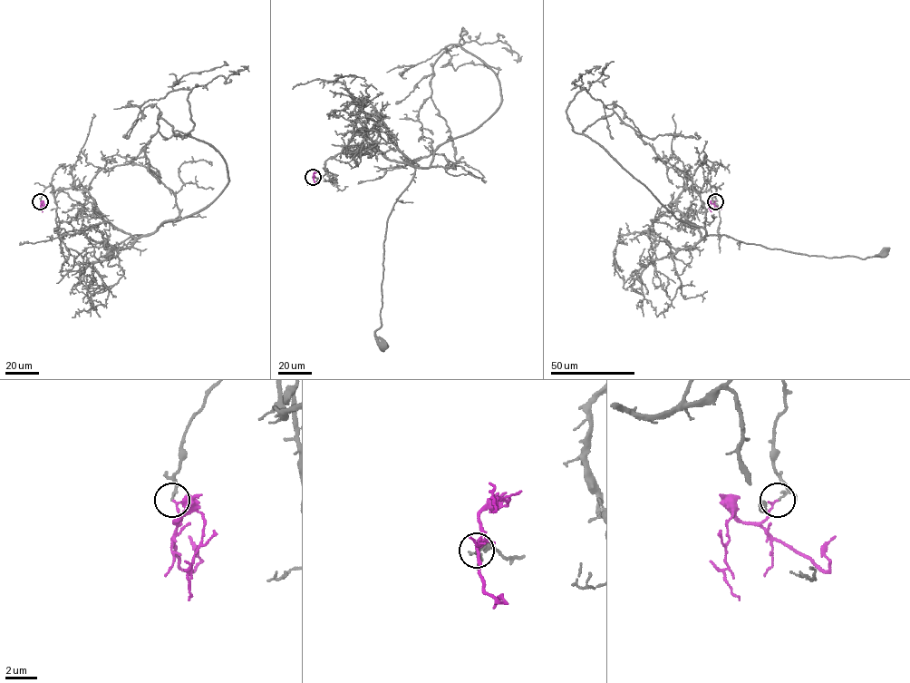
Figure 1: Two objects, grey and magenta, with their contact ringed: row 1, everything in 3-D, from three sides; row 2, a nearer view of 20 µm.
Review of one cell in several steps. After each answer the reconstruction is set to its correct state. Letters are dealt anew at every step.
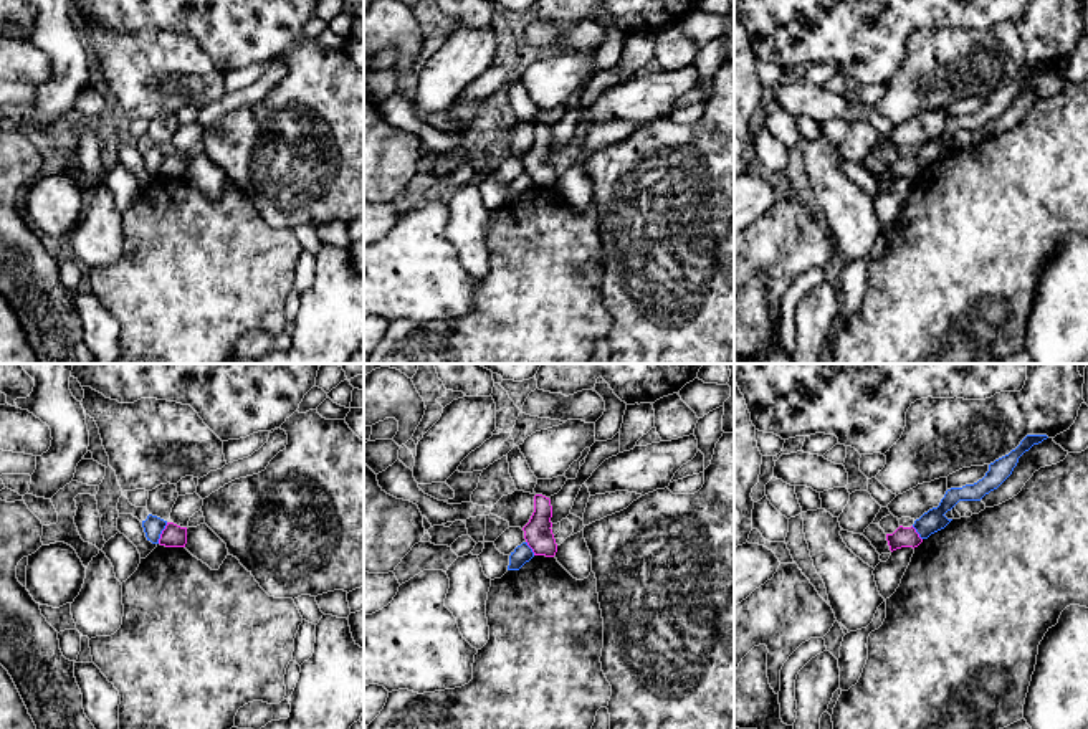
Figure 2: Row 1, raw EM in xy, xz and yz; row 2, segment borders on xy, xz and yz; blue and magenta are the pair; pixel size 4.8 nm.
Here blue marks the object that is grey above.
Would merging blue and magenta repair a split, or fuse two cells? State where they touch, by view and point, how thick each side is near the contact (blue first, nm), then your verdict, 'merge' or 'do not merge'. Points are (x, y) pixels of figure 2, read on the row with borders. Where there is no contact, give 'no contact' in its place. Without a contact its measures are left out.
meets blue in xy at (161, 533); 100 nm thick on the blue side, 110 nm on the other; do not merge

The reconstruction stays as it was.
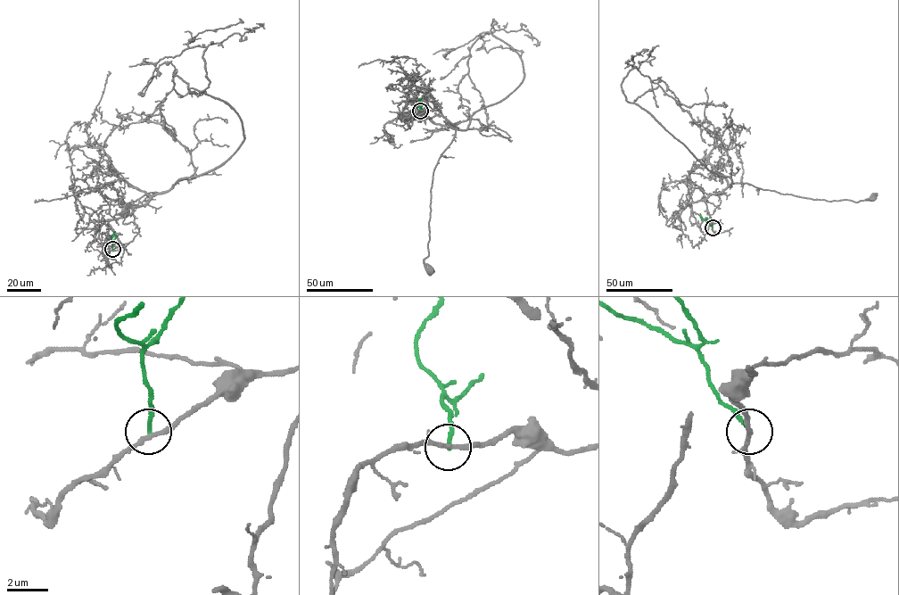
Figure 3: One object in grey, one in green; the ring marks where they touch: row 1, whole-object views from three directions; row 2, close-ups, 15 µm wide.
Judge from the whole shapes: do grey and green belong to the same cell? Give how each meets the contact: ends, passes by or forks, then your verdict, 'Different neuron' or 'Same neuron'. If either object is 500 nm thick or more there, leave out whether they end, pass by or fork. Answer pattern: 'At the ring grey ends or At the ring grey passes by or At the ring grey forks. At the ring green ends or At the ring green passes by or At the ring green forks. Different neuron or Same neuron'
At the ring grey passes by. At the ring green ends. Different neuron

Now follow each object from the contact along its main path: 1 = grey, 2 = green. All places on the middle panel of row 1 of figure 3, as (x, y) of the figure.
1: (419, 111), (438, 109), (437, 103), (437, 109), (456, 130), (433, 171), (428, 255), (424, 260), (430, 271)
2: (419, 111), (417, 103), (422, 98)

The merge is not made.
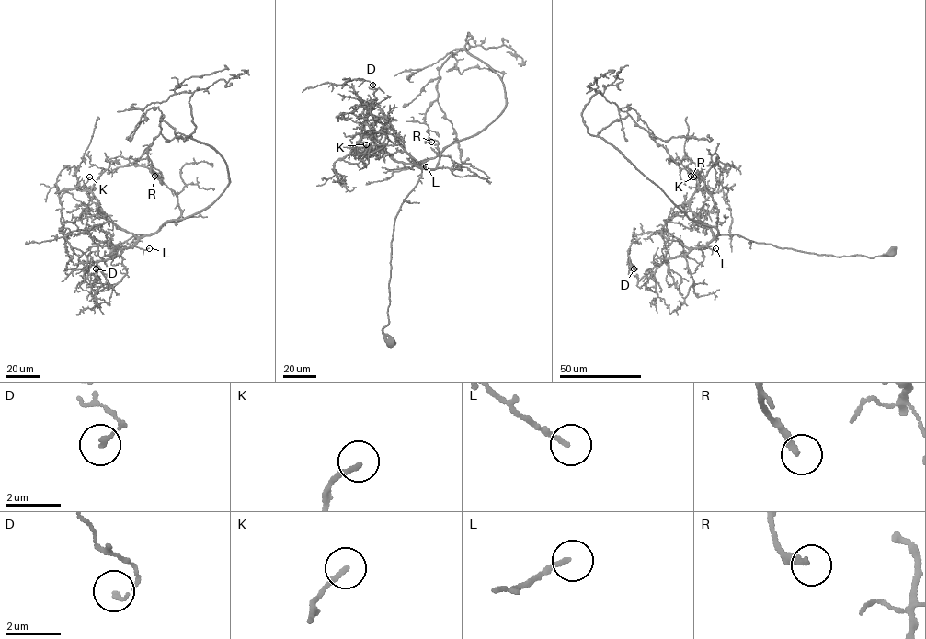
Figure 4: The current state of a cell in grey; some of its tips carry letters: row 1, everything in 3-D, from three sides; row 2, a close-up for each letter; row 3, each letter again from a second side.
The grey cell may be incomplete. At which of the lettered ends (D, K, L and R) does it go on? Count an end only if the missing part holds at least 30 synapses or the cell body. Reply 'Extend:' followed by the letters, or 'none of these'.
Extend: K

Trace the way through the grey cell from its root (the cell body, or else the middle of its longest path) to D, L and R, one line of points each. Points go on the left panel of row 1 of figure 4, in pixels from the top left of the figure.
D: (113, 252), (144, 234), (120, 249), (87, 229), (68, 233), (66, 241), (96, 268)
L: (113, 252), (106, 256), (111, 257), (119, 244), (137, 234), (144, 234), (135, 245), (149, 248)
R: (113, 252), (206, 210), (229, 182), (224, 159), (176, 132), (163, 115), (148, 153), (154, 176)

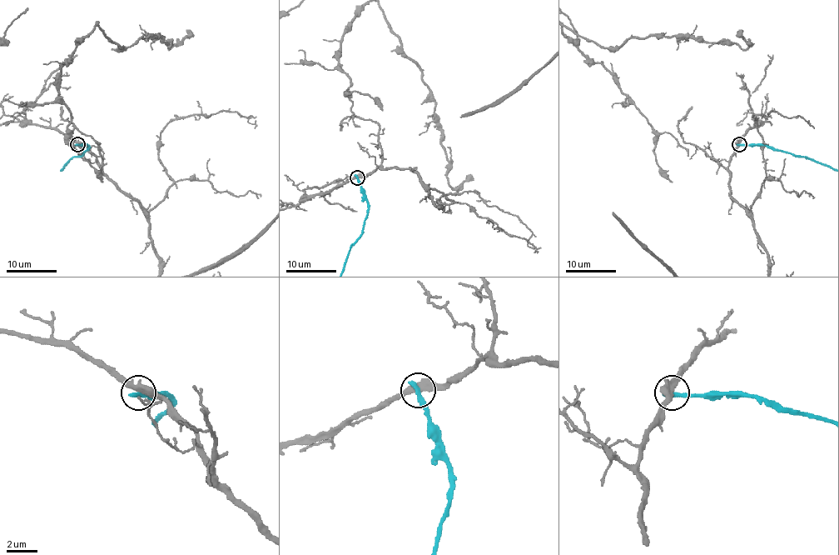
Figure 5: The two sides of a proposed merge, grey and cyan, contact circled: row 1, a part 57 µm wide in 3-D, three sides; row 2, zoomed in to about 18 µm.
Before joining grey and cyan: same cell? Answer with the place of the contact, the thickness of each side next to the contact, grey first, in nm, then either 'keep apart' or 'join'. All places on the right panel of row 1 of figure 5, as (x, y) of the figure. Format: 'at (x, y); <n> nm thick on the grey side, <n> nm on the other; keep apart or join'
at (739, 144); 420 nm thick on the grey side, 360 nm on the other; keep apart

